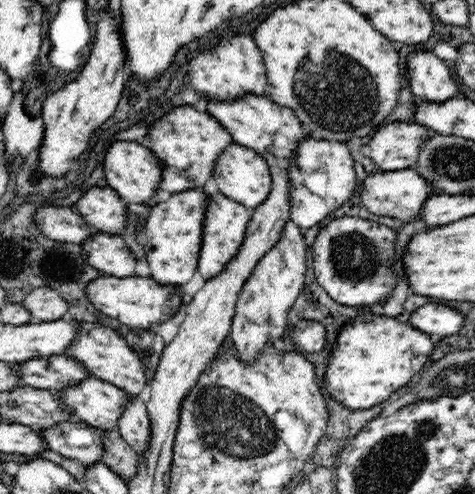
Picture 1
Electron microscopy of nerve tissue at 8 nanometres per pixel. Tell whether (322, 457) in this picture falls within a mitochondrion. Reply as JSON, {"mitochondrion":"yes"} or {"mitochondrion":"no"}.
{"mitochondrion":"no"}

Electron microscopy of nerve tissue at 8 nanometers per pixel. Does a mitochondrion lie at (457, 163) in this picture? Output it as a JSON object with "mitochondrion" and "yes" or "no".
{"mitochondrion":"yes"}

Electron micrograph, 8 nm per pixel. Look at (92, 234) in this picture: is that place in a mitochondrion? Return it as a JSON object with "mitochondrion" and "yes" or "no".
{"mitochondrion":"no"}

